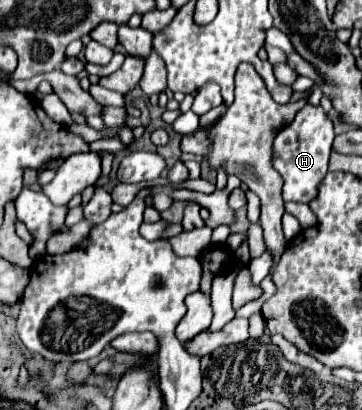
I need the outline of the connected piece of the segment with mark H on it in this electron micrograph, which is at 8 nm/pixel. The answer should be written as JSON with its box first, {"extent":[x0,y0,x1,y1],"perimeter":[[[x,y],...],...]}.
{"extent":[274,103,334,203],"perimeter":[[[306,103],[294,121],[282,129],[274,141],[274,167],[284,179],[284,201],[310,203],[318,195],[318,187],[328,173],[328,157],[334,141],[334,125],[322,105]]]}

